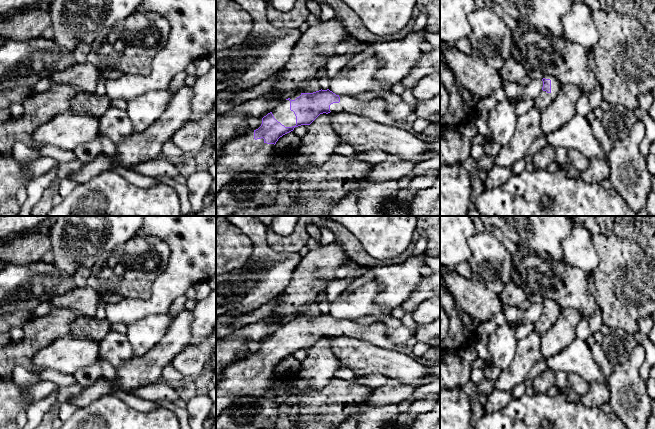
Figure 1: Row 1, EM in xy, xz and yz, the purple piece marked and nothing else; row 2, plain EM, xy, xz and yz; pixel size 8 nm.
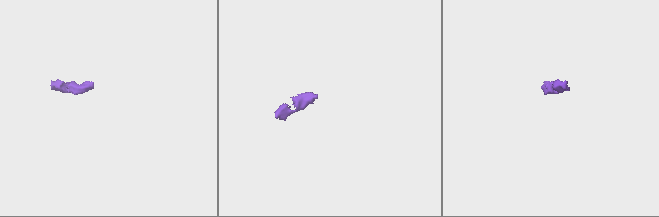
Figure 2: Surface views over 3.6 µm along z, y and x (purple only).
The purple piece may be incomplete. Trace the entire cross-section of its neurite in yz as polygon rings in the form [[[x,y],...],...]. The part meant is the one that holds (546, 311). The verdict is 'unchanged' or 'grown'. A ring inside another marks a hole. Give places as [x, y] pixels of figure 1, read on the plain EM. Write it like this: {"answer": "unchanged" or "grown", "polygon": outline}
{"answer": "grown", "polygon": [[[544,299],[542,315],[537,321],[533,323],[534,332],[541,335],[549,330],[549,328],[555,323],[557,317],[561,312],[561,307],[558,303],[551,299]]]}

